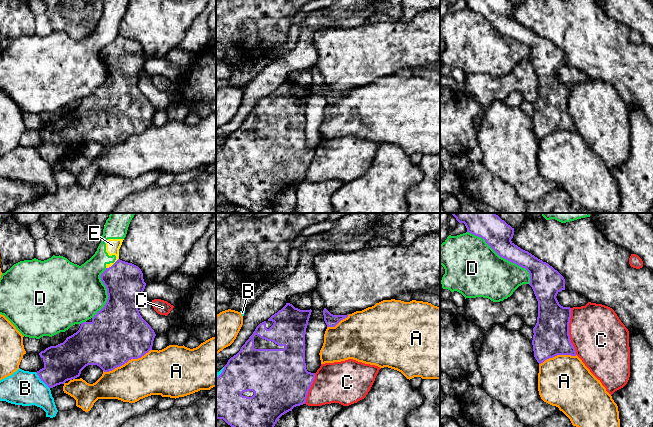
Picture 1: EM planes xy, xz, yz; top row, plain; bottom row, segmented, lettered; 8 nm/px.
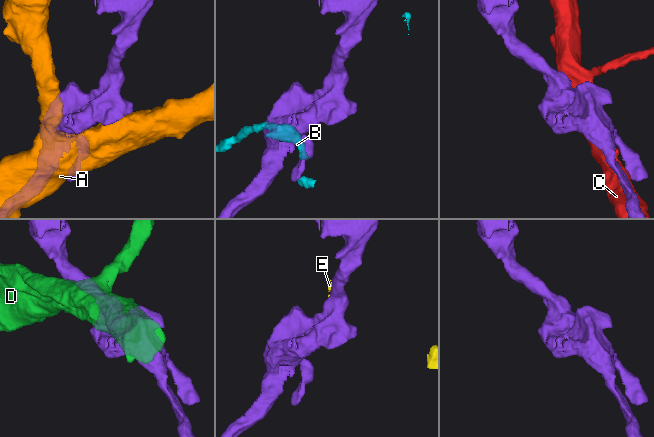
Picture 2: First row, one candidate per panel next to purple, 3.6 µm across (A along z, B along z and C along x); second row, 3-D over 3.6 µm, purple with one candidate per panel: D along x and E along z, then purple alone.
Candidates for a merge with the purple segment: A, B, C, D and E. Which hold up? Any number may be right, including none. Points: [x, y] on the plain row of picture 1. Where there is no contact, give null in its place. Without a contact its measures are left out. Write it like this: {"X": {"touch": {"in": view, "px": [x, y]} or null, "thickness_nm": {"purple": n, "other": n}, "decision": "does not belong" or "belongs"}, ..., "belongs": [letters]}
{"A": {"touch": {"in": "xy", "px": [127, 137]}, "thickness_nm": {"purple": 460, "other": 340}, "decision": "does not belong"}, "B": {"touch": {"in": "xy", "px": [41, 156]}, "thickness_nm": {"purple": 300, "other": 280}, "decision": "does not belong"}, "C": {"touch": {"in": "yz", "px": [568, 107]}, "thickness_nm": {"purple": 300, "other": 440}, "decision": "does not belong"}, "D": {"touch": {"in": "yz", "px": [503, 33]}, "thickness_nm": {"purple": 200, "other": 440}, "decision": "does not belong"}, "E": {"touch": {"in": "xy", "px": [113, 40]}, "thickness_nm": {"purple": 300, "other": 110}, "decision": "does not belong"}, "belongs": []}

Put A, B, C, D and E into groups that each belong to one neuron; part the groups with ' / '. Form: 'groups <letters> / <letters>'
groups A / B / C / D E

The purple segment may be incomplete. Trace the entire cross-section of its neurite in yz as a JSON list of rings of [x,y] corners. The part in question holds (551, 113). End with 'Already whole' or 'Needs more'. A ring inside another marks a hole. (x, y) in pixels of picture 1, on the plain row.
[[[465,0],[467,8],[481,13],[502,34],[525,44],[530,50],[530,59],[538,77],[537,99],[533,104],[533,127],[534,133],[539,140],[557,131],[576,132],[576,127],[571,119],[569,111],[569,99],[571,84],[559,80],[556,72],[565,66],[564,53],[548,39],[538,35],[528,27],[515,21],[511,15],[514,4],[508,0]]]. Already whole

